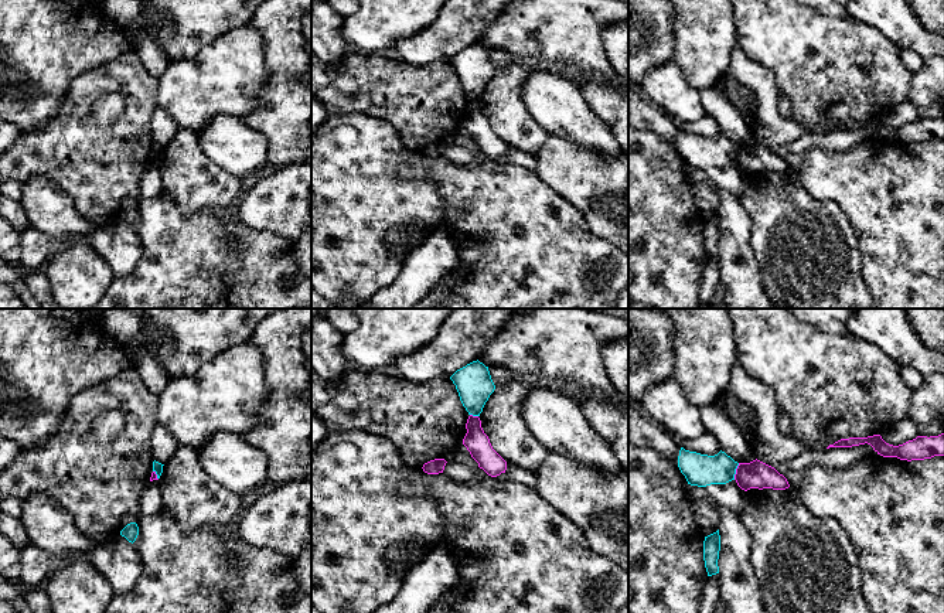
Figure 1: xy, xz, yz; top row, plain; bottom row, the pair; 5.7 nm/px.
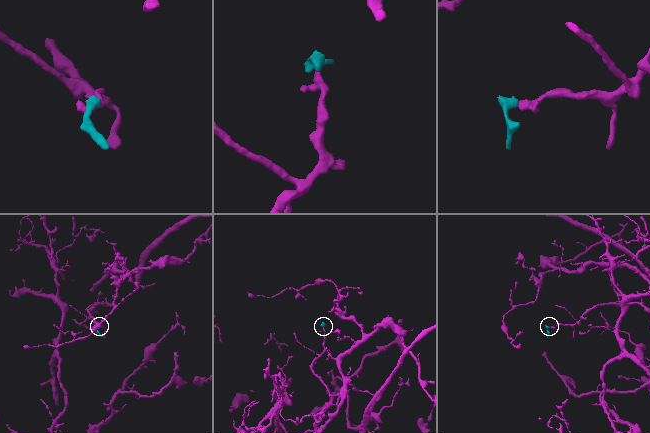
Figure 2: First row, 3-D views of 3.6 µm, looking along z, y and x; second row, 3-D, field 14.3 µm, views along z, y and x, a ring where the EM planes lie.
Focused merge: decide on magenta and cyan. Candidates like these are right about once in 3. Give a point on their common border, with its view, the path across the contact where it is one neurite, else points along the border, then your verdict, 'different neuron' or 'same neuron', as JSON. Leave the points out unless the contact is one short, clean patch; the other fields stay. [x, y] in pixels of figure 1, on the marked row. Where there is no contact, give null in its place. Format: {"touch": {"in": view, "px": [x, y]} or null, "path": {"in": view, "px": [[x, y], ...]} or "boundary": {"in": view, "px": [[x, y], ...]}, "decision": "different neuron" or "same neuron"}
{"touch": {"in": "yz", "px": [736, 472]}, "boundary": {"in": "yz", "px": [[739, 463], [733, 479]]}, "decision": "different neuron"}

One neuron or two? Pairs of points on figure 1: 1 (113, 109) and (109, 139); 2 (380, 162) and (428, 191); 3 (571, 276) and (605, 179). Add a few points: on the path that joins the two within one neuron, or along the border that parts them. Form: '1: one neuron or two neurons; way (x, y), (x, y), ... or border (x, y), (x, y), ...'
1: two neurons; border (116, 91), (108, 91), (94, 102), (94, 123)
2: one neuron; way (387, 176), (402, 191), (413, 191)
3: two neurons; border (566, 200), (595, 234), (613, 245)

